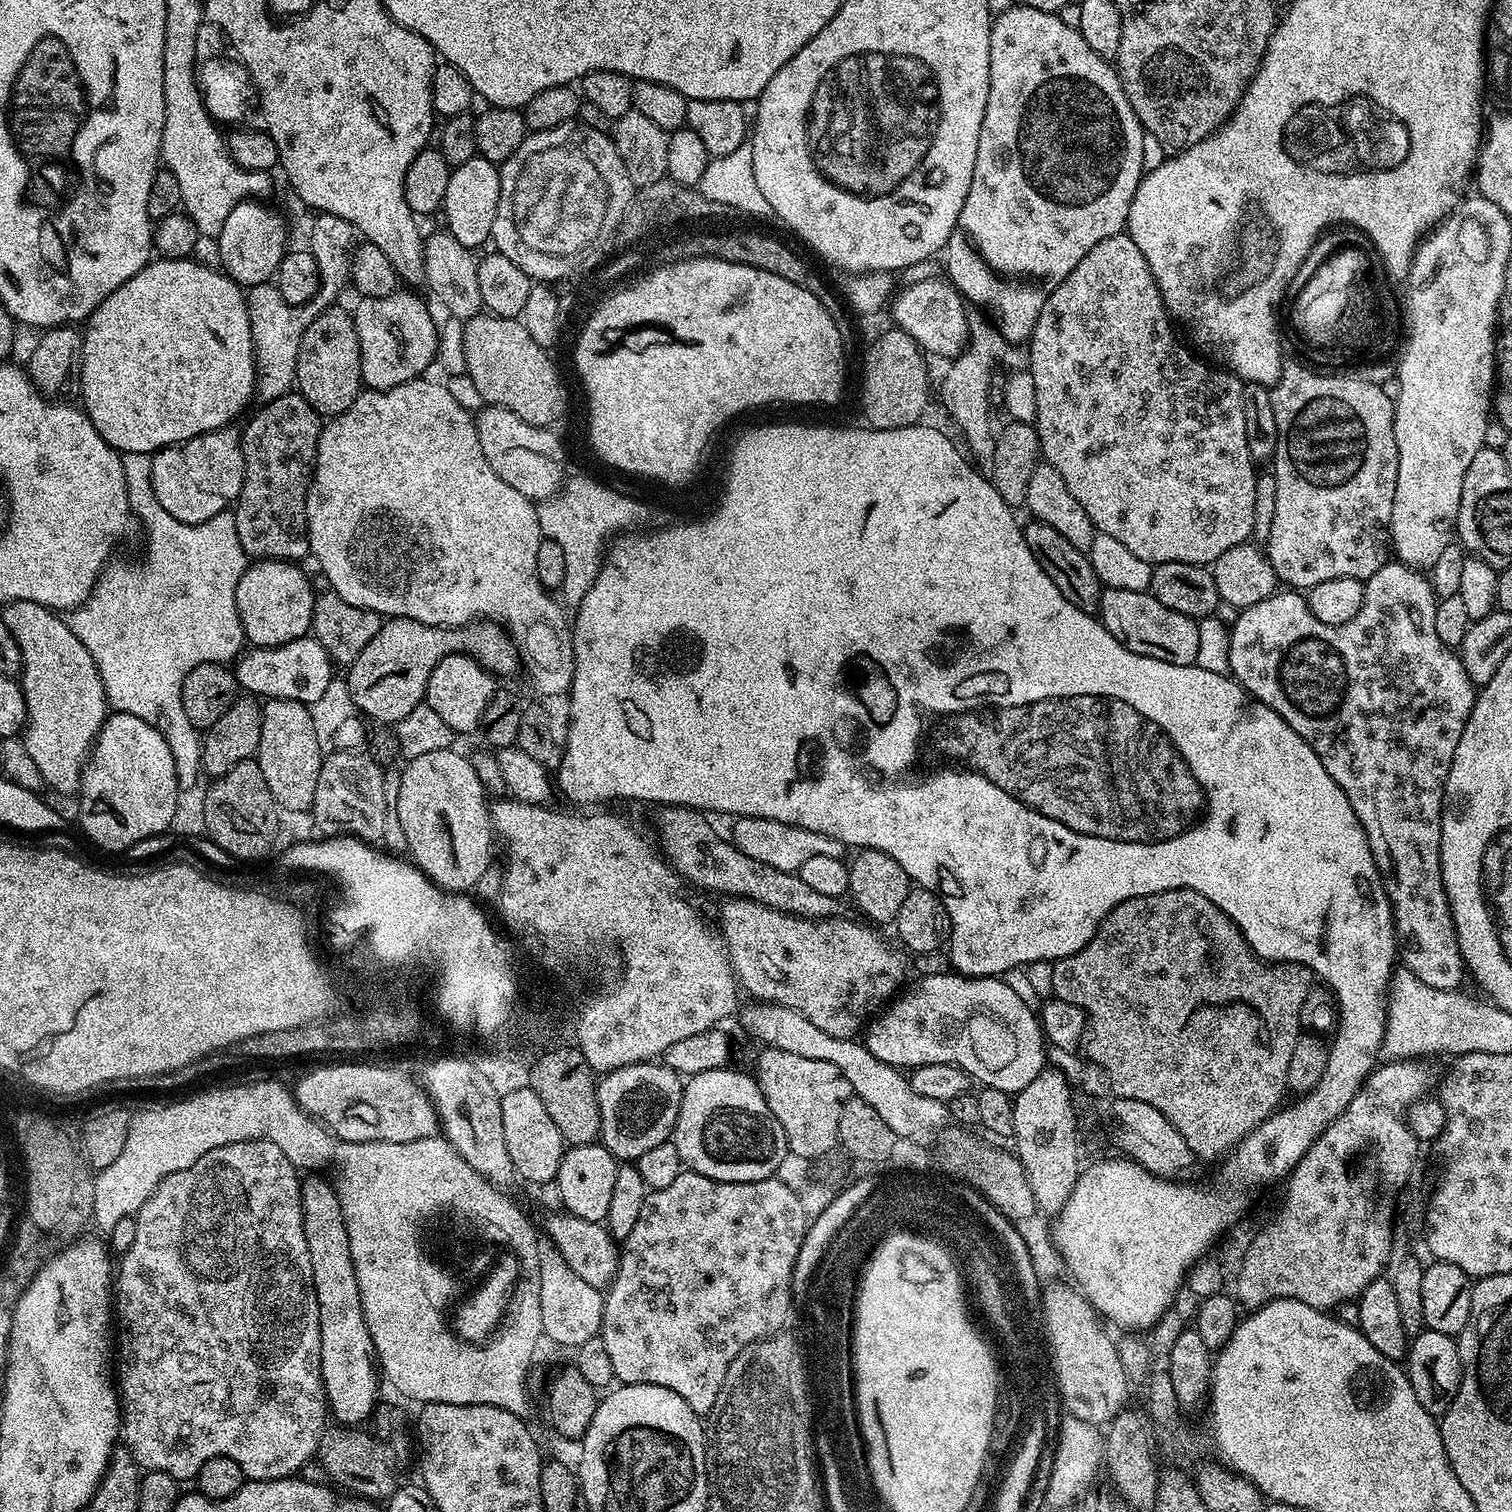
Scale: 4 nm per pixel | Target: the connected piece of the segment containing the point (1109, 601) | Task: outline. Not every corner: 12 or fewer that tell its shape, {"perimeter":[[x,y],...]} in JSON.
{"perimeter":[[1104,588],[1098,619],[1126,650],[1198,658],[1197,621],[1151,591]]}

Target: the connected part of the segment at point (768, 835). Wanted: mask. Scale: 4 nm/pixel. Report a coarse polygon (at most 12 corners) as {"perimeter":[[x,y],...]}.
{"perimeter":[[770,818],[733,819],[742,854],[799,873],[823,854],[841,858],[838,838]]}

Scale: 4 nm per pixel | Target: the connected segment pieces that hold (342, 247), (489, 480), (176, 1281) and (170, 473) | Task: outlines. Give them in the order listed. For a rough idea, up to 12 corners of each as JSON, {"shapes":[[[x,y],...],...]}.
{"shapes":[[[313,215],[320,289],[305,304],[275,283],[247,289],[256,347],[255,395],[293,391],[306,326],[349,283],[357,233]],[[443,383],[321,427],[308,546],[350,606],[504,625],[544,696],[572,630],[536,504]],[[301,1173],[170,1174],[118,1262],[122,1440],[287,1480],[330,1416]],[[219,428],[152,456],[161,497],[183,524],[239,497],[241,429]]]}

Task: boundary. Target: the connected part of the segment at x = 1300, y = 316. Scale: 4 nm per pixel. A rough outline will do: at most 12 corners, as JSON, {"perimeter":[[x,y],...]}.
{"perimeter":[[1321,235],[1288,284],[1309,365],[1391,357],[1402,312],[1372,240]]}

